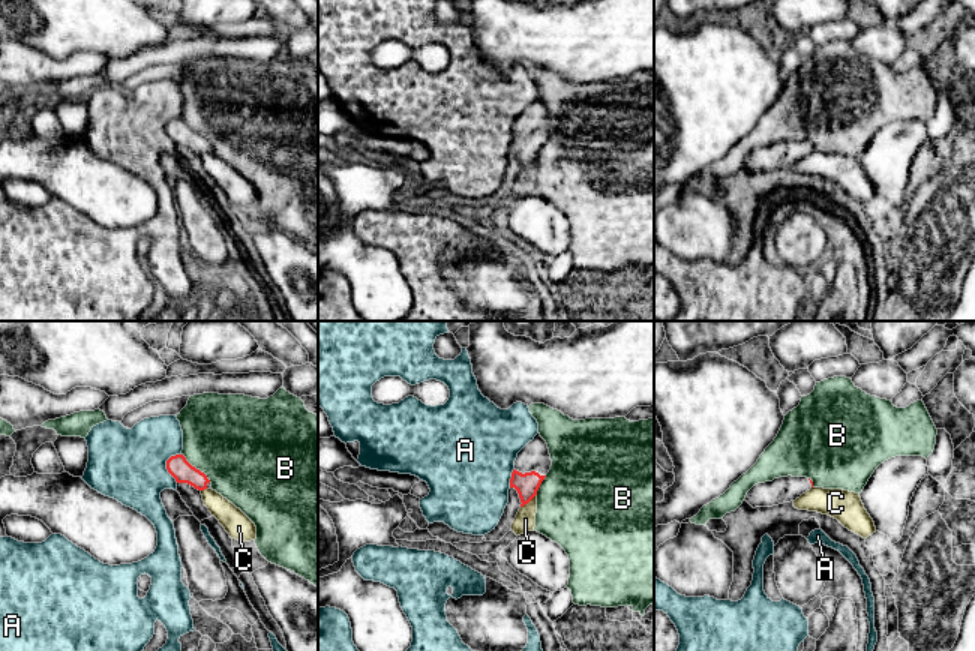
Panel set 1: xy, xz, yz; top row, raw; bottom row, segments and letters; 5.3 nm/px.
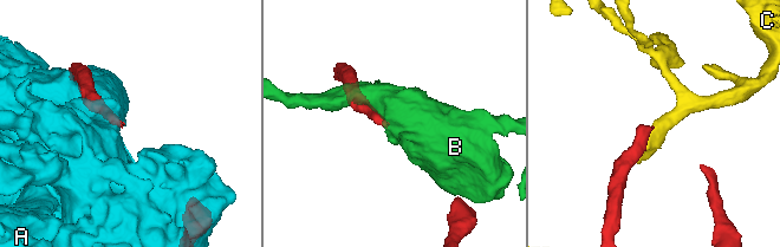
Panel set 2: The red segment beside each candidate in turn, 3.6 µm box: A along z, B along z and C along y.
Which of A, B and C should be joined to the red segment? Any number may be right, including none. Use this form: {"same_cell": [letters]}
{"same_cell": []}

